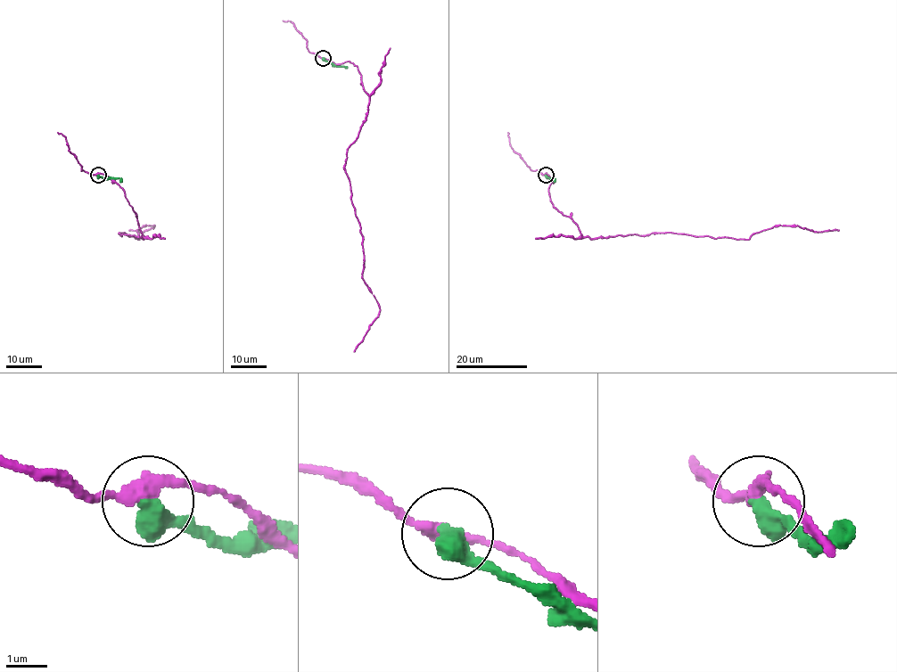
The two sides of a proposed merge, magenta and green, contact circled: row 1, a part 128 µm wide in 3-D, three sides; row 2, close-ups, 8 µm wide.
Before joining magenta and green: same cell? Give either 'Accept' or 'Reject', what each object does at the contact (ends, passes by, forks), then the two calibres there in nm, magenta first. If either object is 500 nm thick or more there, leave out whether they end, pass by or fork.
Reject. Thickness 320 nm (magenta) against 550 nm

